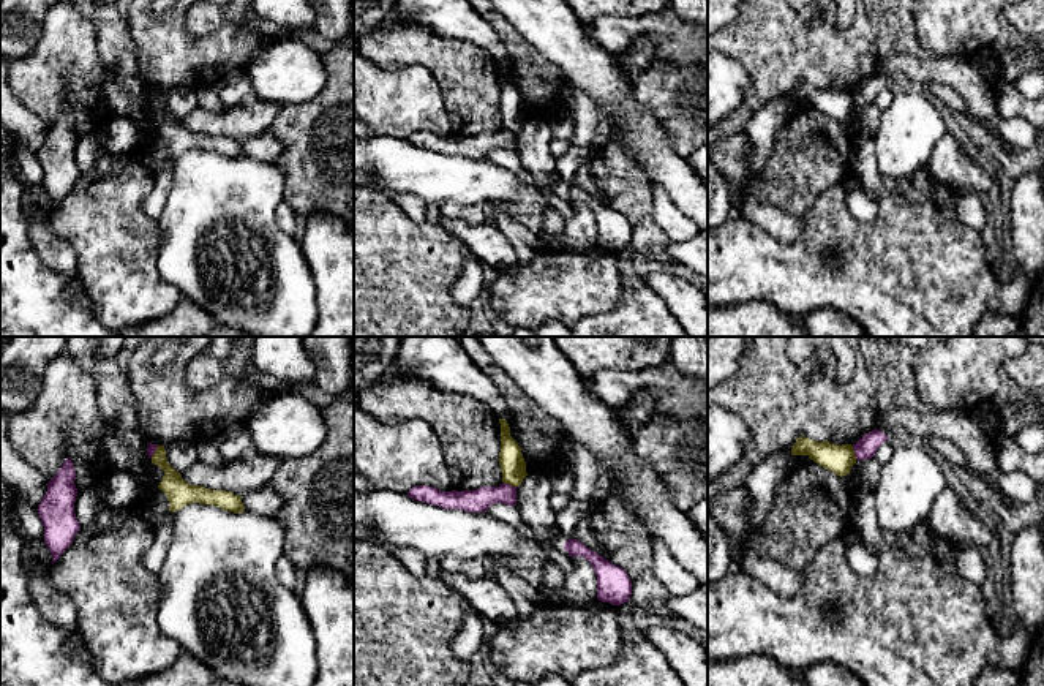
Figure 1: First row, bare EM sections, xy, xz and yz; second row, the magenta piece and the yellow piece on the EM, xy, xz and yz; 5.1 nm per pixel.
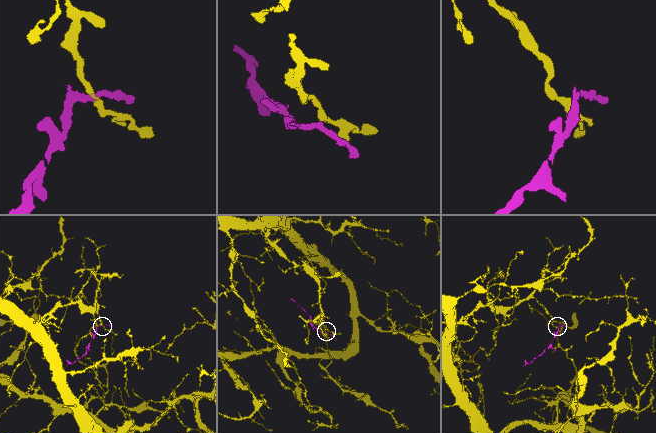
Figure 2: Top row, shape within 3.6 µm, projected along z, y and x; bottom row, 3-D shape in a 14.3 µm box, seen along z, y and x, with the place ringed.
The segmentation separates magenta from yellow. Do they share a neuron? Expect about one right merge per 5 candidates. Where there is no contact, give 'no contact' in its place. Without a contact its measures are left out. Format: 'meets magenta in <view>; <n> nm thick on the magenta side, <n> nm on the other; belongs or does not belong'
meets magenta in xz; 120 nm thick on the magenta side, 130 nm on the other; does not belong

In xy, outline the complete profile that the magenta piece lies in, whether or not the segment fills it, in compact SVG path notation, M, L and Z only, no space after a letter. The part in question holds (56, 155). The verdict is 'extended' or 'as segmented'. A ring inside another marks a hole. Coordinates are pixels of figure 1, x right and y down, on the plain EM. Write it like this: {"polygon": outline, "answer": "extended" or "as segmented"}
{"polygon": "M68 103L57 120L47 128L47 138L38 150L38 161L44 172L44 188L52 201L52 210L71 191L81 171L74 160L77 134L76 117Z", "answer": "as segmented"}

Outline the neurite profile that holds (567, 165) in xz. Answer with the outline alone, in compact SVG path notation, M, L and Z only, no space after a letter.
M572 147L565 155L556 160L556 171L564 187L573 183L573 177L578 169L586 164L591 158L589 149Z

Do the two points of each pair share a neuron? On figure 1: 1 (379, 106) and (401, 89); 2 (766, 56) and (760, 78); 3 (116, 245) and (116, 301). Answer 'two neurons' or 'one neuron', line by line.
1: one neuron
2: one neuron
3: one neuron

